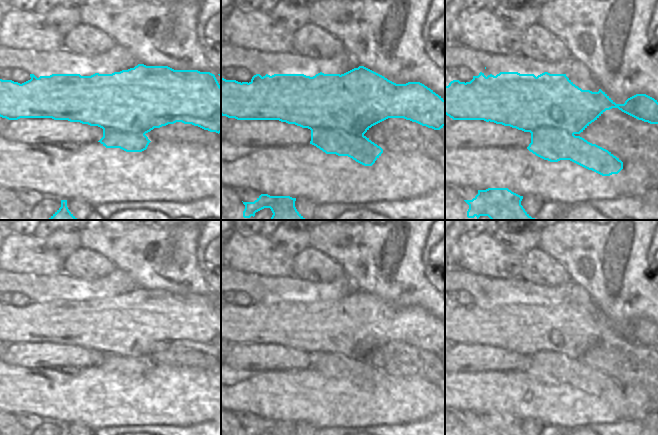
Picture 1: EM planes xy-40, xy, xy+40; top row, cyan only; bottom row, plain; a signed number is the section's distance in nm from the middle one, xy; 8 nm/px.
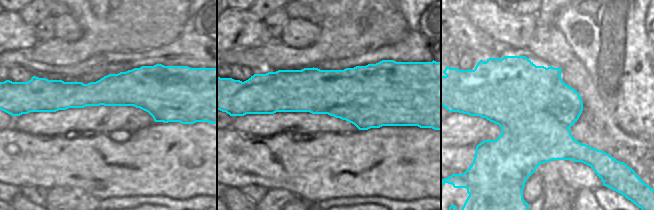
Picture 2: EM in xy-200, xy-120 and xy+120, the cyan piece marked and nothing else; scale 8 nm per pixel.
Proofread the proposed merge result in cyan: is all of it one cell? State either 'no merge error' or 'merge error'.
merge error

